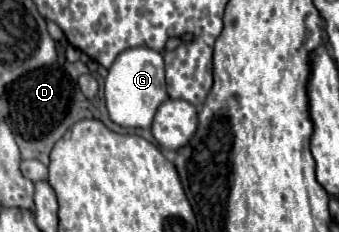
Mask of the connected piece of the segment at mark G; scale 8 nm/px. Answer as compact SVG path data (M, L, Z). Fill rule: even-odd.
M150 47L126 49L108 69L104 79L104 101L110 119L126 129L150 129L154 113L160 103L168 99L166 81L164 81L164 59L162 53Z

